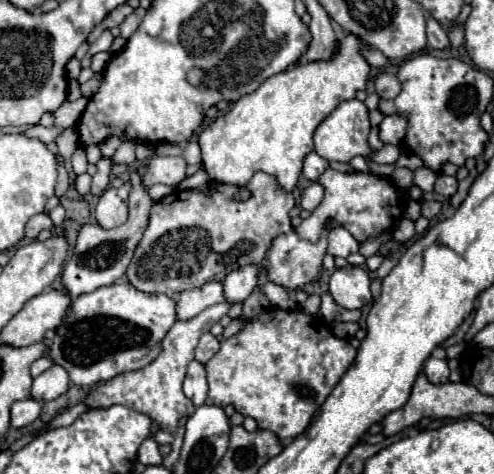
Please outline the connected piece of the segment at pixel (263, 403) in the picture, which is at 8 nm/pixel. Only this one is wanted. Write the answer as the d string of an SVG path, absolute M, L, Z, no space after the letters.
M270 308L254 320L244 322L244 328L238 334L222 340L220 350L204 364L210 386L206 402L220 408L232 404L242 416L252 416L260 430L270 430L282 442L286 442L306 430L312 416L324 404L326 396L350 368L354 358L356 350L350 346L350 342L336 338L320 318L304 314L302 310Z

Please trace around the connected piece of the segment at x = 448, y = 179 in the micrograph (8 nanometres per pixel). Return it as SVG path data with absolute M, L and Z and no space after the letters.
M438 174L434 190L436 190L438 194L442 194L444 198L450 198L450 196L452 196L452 194L456 194L456 190L458 190L458 180L456 180L454 176L446 176L446 174Z

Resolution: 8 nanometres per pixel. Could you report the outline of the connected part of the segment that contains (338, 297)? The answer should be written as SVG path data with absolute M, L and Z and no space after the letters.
M360 266L338 268L330 278L330 294L342 308L366 306L372 300L368 272Z

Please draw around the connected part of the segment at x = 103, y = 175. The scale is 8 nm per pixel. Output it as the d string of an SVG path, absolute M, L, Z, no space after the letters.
M102 156L96 166L98 166L98 172L92 176L92 196L100 196L108 188L112 160L108 156Z

